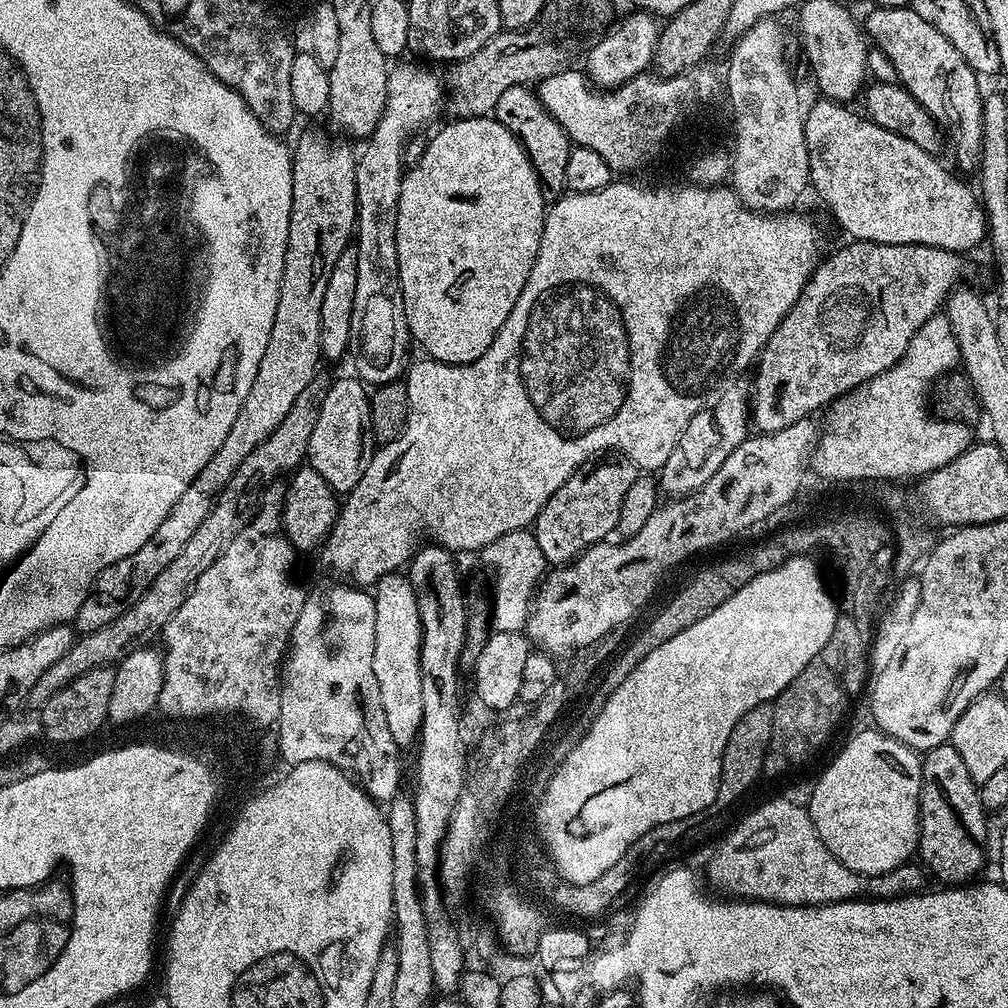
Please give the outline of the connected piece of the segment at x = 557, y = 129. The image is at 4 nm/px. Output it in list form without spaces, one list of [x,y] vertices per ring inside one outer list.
[[[510,86],[510,90],[498,98],[494,119],[502,122],[502,126],[506,126],[506,130],[518,138],[541,185],[549,193],[563,193],[566,189],[566,162],[574,145],[568,139],[566,130],[562,130],[560,123],[540,105],[537,93],[528,86]]]

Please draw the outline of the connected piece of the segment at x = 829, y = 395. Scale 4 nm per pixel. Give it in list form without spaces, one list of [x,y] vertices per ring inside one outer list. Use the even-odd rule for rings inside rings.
[[[852,240],[848,242],[845,248],[838,249],[833,256],[827,256],[825,255],[817,263],[816,269],[812,271],[812,277],[808,279],[802,294],[798,298],[798,302],[794,302],[792,309],[784,315],[772,337],[764,343],[764,350],[758,357],[758,363],[755,365],[755,368],[757,367],[756,377],[750,380],[750,420],[757,433],[786,430],[786,426],[790,426],[799,420],[809,419],[813,414],[816,414],[812,412],[818,411],[819,408],[821,410],[827,409],[833,400],[848,395],[849,392],[859,388],[862,384],[868,383],[878,374],[890,370],[890,366],[897,364],[902,358],[902,354],[906,354],[906,346],[910,346],[910,338],[914,338],[918,329],[929,318],[941,311],[948,293],[963,281],[960,280],[963,276],[968,276],[972,272],[971,266],[964,261],[967,259],[961,253],[947,252],[941,248],[931,248],[921,244],[875,244],[865,240]]]

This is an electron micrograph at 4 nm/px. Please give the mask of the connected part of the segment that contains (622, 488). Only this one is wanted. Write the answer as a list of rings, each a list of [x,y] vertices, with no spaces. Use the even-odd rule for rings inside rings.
[[[623,458],[605,460],[608,460],[605,464],[593,463],[566,478],[537,514],[534,533],[549,565],[571,564],[590,546],[607,541],[615,530],[624,512],[624,499],[636,484],[638,469],[632,461]]]

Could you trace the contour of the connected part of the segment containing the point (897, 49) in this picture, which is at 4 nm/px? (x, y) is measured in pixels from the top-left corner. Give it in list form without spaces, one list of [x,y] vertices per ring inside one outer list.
[[[879,6],[873,7],[874,10],[868,16],[868,28],[866,24],[866,36],[875,47],[882,50],[882,54],[886,54],[886,58],[890,58],[890,62],[894,62],[894,70],[898,70],[898,81],[903,88],[917,100],[926,111],[930,113],[932,119],[936,121],[937,125],[952,139],[952,148],[956,151],[956,160],[964,168],[975,169],[980,159],[980,139],[982,138],[982,110],[984,109],[984,101],[982,99],[982,91],[980,92],[981,81],[978,79],[978,73],[966,62],[966,58],[962,58],[962,54],[958,54],[958,50],[954,50],[954,46],[945,38],[934,26],[930,26],[930,22],[926,22],[926,18],[922,18],[919,14],[911,8],[899,8],[898,10],[890,10],[889,8],[881,8]]]

